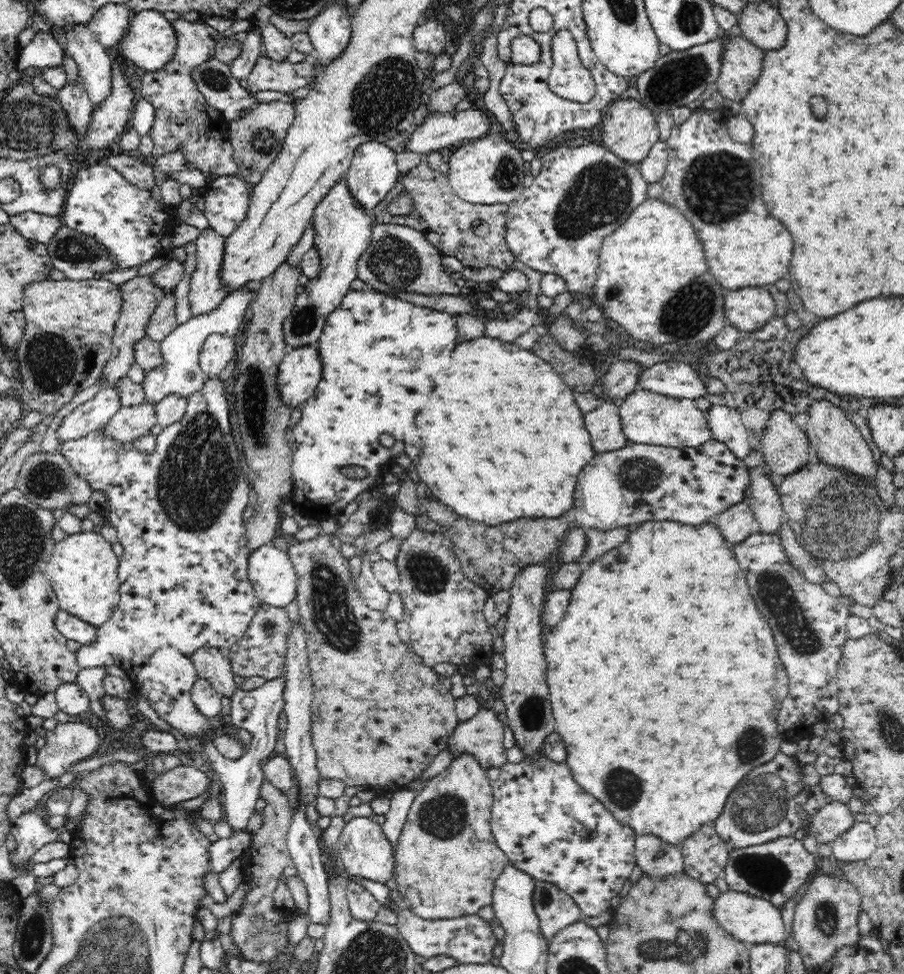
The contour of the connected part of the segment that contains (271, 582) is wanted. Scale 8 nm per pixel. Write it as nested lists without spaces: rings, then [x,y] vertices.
[[[272,544],[256,547],[249,554],[249,581],[262,604],[286,607],[297,598],[297,576],[289,555]]]

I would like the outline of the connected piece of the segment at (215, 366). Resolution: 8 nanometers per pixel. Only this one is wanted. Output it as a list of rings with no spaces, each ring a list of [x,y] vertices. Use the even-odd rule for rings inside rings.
[[[210,334],[200,350],[200,365],[207,379],[216,378],[232,360],[236,360],[234,337]]]

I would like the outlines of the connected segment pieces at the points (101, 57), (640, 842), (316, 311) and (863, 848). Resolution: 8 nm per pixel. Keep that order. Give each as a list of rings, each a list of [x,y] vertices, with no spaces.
[[[75,23],[64,26],[66,50],[76,61],[78,74],[82,75],[84,87],[95,107],[112,92],[112,60],[87,24]]]
[[[654,834],[637,835],[635,858],[644,874],[652,877],[663,877],[684,870],[680,846],[665,842]]]
[[[345,178],[338,179],[316,205],[309,226],[314,233],[313,248],[320,255],[320,272],[309,279],[304,293],[297,296],[293,310],[284,320],[284,340],[288,348],[318,343],[328,316],[342,305],[344,296],[350,293],[350,286],[357,278],[359,259],[370,247],[376,224],[371,213],[358,203]]]
[[[855,822],[832,842],[832,853],[843,862],[865,861],[878,847],[875,828],[867,822]]]

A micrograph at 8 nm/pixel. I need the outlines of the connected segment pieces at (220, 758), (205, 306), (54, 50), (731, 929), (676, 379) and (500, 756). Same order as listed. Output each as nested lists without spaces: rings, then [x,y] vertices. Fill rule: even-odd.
[[[282,676],[272,682],[265,682],[264,686],[250,690],[250,692],[236,688],[234,698],[230,699],[232,722],[237,729],[244,729],[252,735],[251,745],[245,750],[242,757],[236,758],[236,760],[224,757],[214,745],[213,740],[205,740],[201,744],[202,752],[211,760],[214,771],[220,777],[217,790],[222,799],[225,820],[231,824],[235,832],[245,830],[246,823],[254,810],[254,804],[260,798],[261,787],[265,782],[263,765],[273,756],[277,744],[276,739],[280,735],[277,727],[284,708],[284,681]]]
[[[212,228],[201,230],[195,241],[197,268],[190,278],[192,316],[212,311],[231,292],[222,289],[220,266],[224,258],[225,238]]]
[[[36,32],[36,36],[20,49],[17,70],[22,72],[30,66],[53,67],[63,64],[63,47],[49,32]]]
[[[727,888],[714,900],[714,915],[726,932],[749,946],[760,943],[778,945],[779,942],[790,941],[790,934],[786,931],[780,910],[768,899]]]
[[[660,362],[640,372],[638,384],[648,392],[694,400],[706,394],[703,375],[684,362]]]
[[[486,705],[471,720],[457,726],[448,748],[451,748],[454,757],[463,751],[470,752],[486,770],[501,768],[507,761],[503,746],[504,729],[499,714]]]

